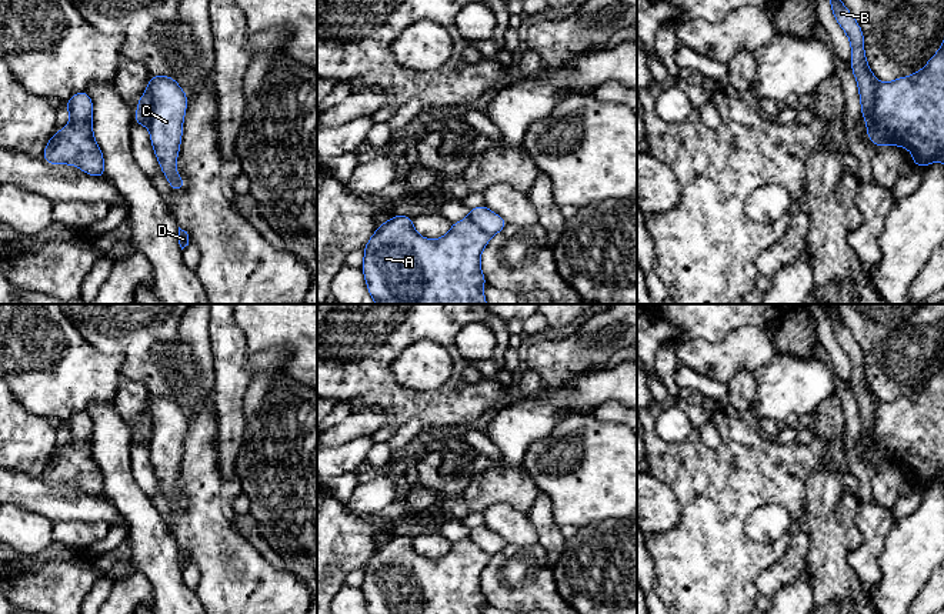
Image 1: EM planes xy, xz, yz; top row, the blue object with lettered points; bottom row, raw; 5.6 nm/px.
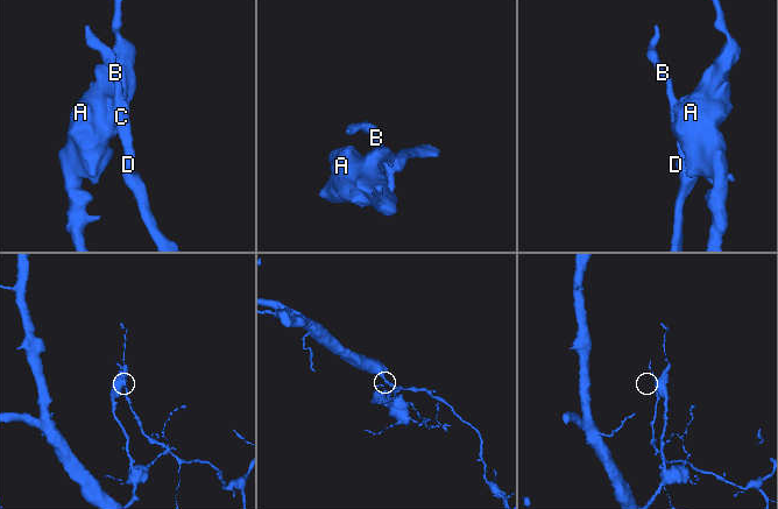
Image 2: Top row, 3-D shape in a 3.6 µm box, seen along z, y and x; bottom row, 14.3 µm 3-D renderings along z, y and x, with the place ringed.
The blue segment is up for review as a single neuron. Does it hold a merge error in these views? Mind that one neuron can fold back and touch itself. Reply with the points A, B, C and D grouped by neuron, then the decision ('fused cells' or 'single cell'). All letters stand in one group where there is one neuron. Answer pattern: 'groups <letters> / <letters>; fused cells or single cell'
groups A / B C D; fused cells

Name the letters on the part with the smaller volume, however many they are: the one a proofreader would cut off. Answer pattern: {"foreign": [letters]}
{"foreign": ["B", "C", "D"]}

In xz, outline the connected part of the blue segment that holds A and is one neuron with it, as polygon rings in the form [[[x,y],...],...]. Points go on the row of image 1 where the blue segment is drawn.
[[[397,214],[387,223],[377,226],[376,233],[363,248],[361,271],[376,304],[487,304],[481,291],[487,280],[480,270],[480,256],[488,241],[490,236],[470,218],[451,224],[444,237],[427,240],[416,233],[411,217]]]

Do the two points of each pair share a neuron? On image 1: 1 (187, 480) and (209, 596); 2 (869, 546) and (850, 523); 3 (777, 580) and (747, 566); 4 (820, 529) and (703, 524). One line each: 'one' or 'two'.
1: one
2: two
3: two
4: two

